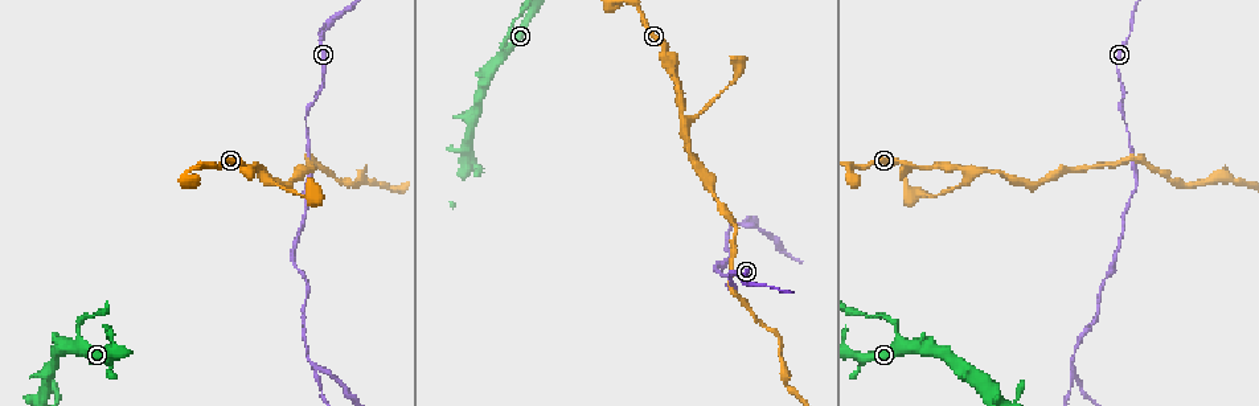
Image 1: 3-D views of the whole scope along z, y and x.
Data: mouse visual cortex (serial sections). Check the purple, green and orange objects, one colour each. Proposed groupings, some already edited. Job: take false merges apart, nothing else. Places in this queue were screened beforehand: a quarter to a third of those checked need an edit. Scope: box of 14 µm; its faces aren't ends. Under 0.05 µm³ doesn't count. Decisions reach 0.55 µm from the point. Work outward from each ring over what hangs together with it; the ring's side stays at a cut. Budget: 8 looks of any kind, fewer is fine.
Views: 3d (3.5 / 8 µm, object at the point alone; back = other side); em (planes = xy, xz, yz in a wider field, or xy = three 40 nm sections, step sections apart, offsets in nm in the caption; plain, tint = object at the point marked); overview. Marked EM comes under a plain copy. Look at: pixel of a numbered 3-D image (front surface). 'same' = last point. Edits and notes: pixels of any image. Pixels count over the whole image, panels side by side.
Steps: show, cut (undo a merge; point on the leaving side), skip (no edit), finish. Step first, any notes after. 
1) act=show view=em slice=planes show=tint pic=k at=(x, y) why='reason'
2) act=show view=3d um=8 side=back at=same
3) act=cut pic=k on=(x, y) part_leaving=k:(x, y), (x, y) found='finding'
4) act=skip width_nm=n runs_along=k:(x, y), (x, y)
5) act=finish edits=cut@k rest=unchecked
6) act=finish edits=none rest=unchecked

act=show view=3d um=3.5 pic=1 at=(969, 172) why='branch point'

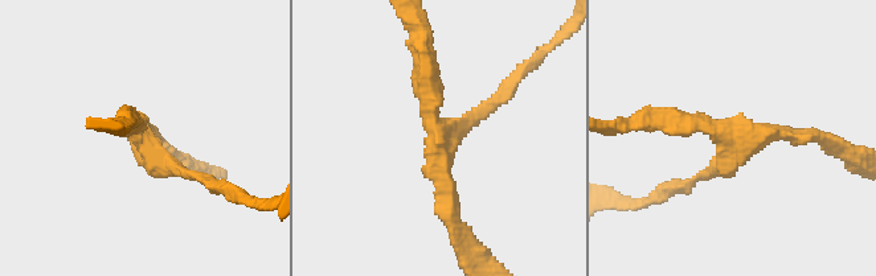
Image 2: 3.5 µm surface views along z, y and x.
act=show view=em slice=planes show=tint pic=2 at=(138, 136) arms=3 arm_widths_nm=150,200,200

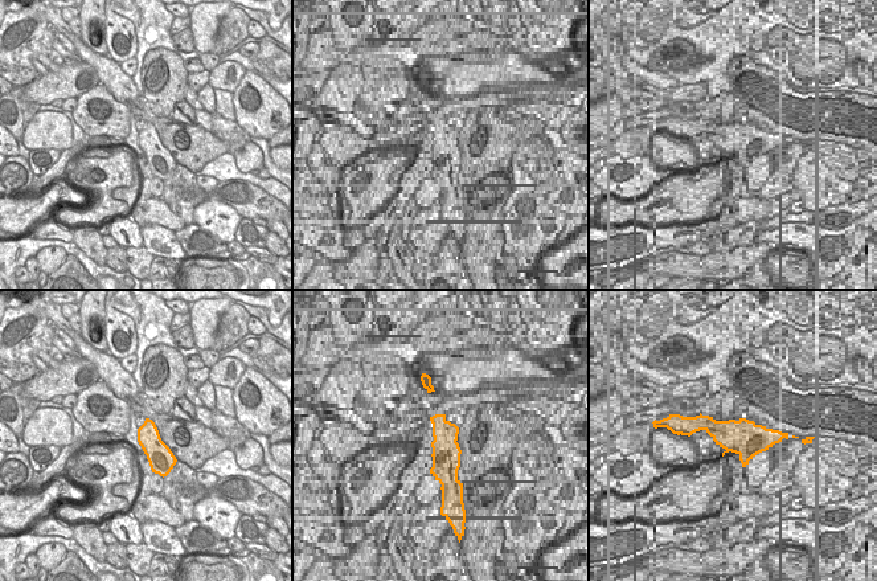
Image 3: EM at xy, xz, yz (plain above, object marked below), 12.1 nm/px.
act=skip runs_along=2:(425, 48), (437, 160), (453, 217) found='continuous, no second cell'

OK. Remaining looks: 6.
act=show view=3d um=3.5 pic=1 at=(920, 197) why='sharp bend'

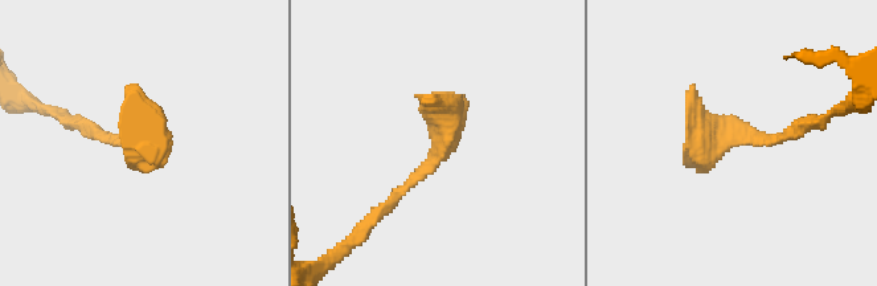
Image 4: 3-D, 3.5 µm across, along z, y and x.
act=show view=em slice=xy step=5 show=tint pic=4 at=(442, 145)

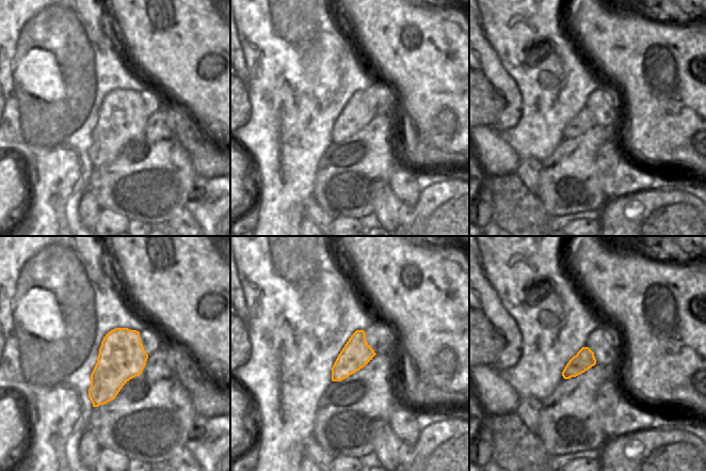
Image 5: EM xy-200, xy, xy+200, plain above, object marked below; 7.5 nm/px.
act=skip runs_along=4:(798, 126), (771, 142), (707, 130), (691, 85) found='all the same cell'

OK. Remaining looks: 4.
act=show view=3d um=3.5 pic=1 at=(319, 366) why='two arms in line, one across'

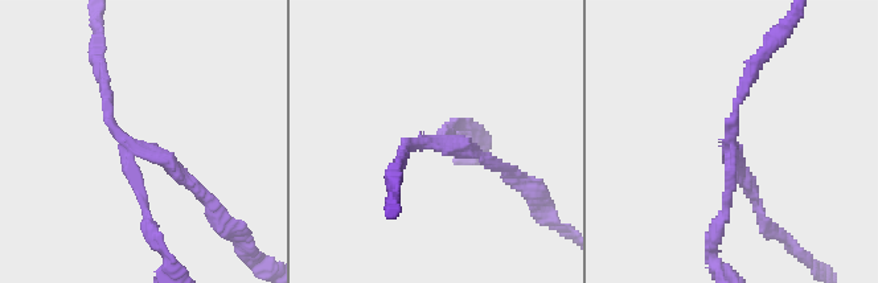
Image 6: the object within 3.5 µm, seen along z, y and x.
act=show view=em slice=xy step=2 show=tint pic=6 at=(427, 145)

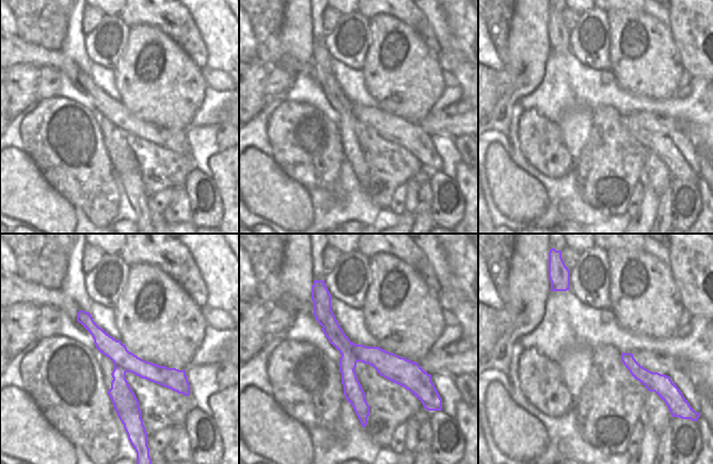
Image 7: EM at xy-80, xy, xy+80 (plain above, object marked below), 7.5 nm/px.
act=cut pic=6 on=(179, 176) found='a second cell is stuck on'

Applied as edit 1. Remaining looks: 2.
act=finish edits=cut@6 rest=unchecked

